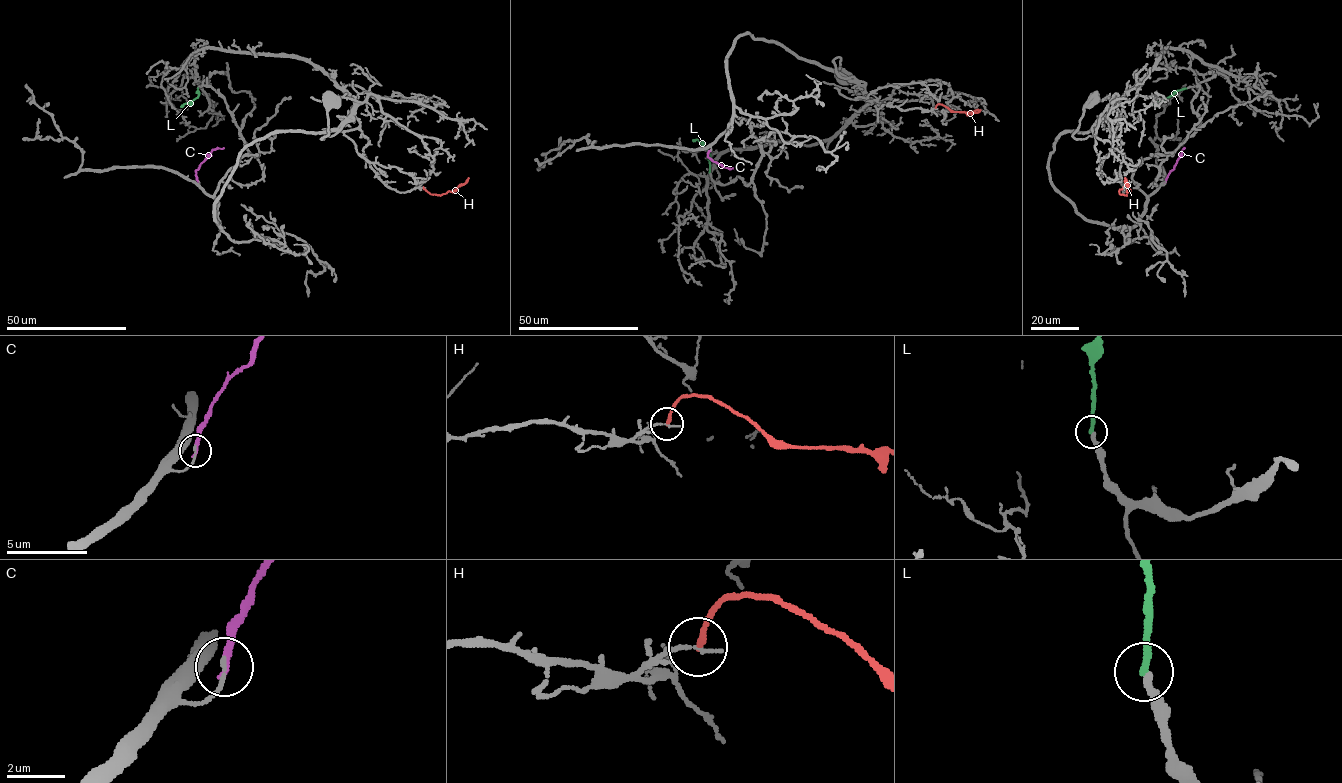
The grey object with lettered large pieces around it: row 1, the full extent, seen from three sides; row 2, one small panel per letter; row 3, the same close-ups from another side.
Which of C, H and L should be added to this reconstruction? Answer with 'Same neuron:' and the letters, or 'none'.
Same neuron: L

